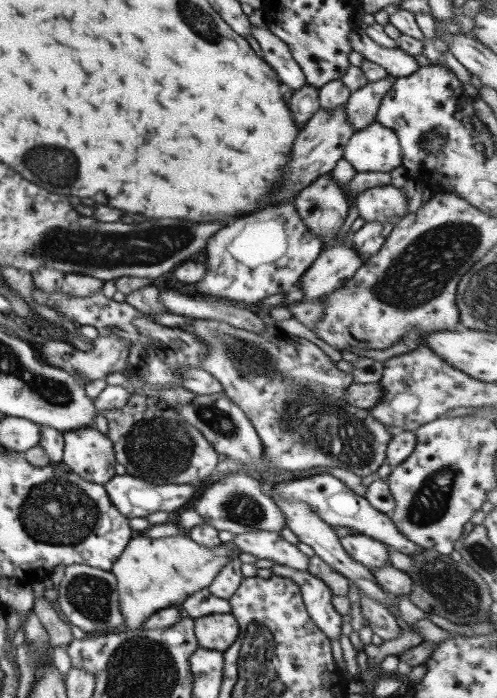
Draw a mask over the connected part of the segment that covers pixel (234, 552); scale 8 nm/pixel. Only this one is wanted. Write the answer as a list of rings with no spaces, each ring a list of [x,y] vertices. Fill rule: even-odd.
[[[142,533],[135,534],[112,568],[114,577],[117,579],[120,612],[124,616],[125,628],[140,629],[140,626],[155,612],[168,607],[181,606],[192,594],[208,588],[218,572],[231,560],[231,557],[239,557],[240,554],[241,552],[233,543],[221,543],[215,548],[207,548],[182,535],[152,539]]]

